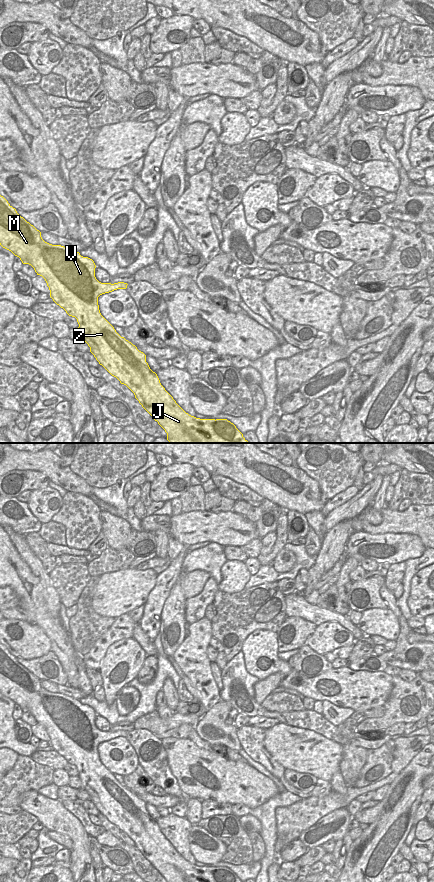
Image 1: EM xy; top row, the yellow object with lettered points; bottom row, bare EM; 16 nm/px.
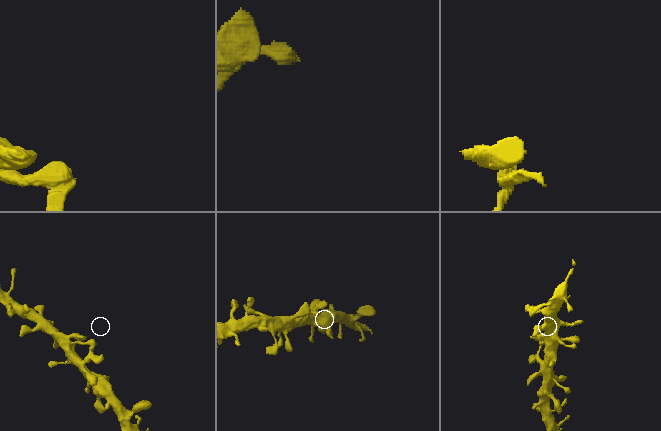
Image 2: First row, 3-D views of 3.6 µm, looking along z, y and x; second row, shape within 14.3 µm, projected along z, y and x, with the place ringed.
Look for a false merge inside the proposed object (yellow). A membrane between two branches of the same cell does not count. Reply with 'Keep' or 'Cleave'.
Keep

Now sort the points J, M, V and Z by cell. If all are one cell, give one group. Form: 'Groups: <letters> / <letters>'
Groups: J M V Z

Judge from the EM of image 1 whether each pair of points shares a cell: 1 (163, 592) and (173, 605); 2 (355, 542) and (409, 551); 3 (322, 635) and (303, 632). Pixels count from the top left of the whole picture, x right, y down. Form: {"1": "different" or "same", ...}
{"1": "different", "2": "same", "3": "different"}

